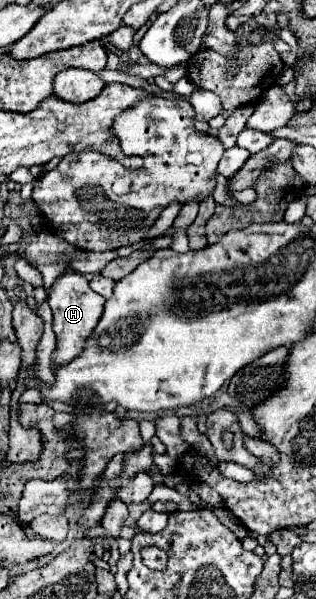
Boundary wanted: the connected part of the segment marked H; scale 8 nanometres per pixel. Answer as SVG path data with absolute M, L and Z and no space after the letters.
M65 273L53 283L53 289L49 295L49 305L53 309L53 331L57 337L57 347L51 355L51 365L53 367L67 365L69 361L73 361L73 357L79 357L83 353L89 333L93 333L93 329L97 327L97 321L101 319L105 297L97 295L89 287L89 281L83 275Z

